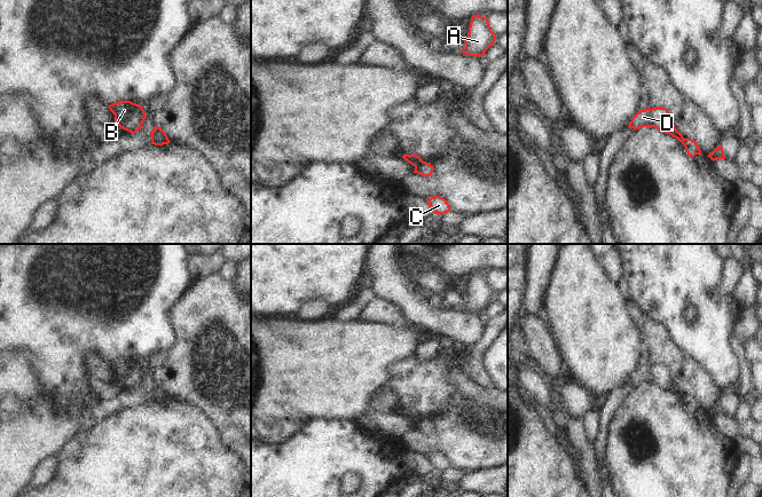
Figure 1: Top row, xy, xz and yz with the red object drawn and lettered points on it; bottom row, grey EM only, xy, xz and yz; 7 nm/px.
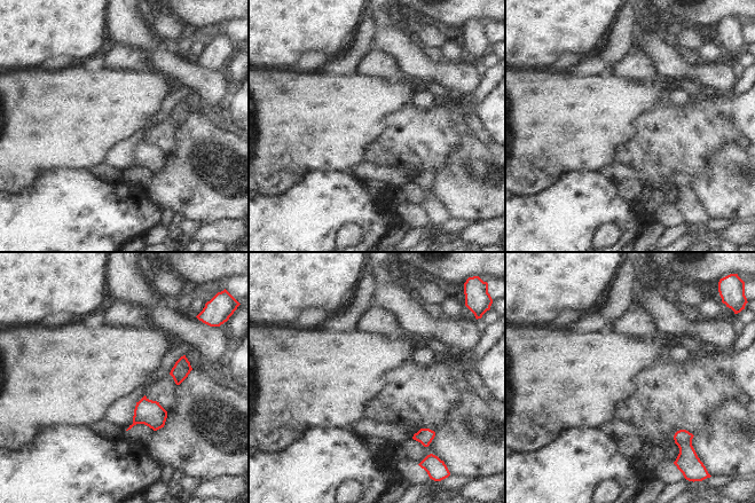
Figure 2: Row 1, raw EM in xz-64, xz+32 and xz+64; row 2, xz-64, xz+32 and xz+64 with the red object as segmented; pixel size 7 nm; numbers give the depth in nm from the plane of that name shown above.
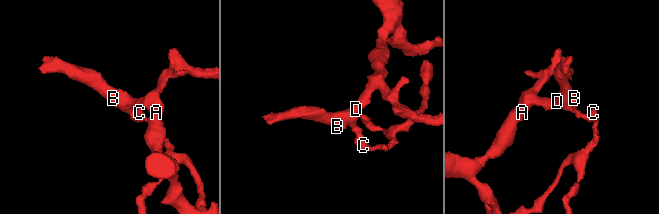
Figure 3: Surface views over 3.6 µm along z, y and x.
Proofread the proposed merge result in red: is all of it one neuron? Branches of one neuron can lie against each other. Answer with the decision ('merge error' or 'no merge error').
merge error

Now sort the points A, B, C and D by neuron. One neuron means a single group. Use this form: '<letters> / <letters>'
A B D / C

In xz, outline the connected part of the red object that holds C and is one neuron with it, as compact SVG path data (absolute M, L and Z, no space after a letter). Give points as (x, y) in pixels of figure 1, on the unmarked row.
M434 452L429 455L426 460L433 466L435 471L445 471L450 467L449 460L447 457L440 452Z

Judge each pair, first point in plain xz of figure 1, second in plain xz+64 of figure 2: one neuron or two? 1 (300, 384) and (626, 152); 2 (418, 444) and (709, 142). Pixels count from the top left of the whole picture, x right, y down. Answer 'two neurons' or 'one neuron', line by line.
1: two neurons
2: two neurons

